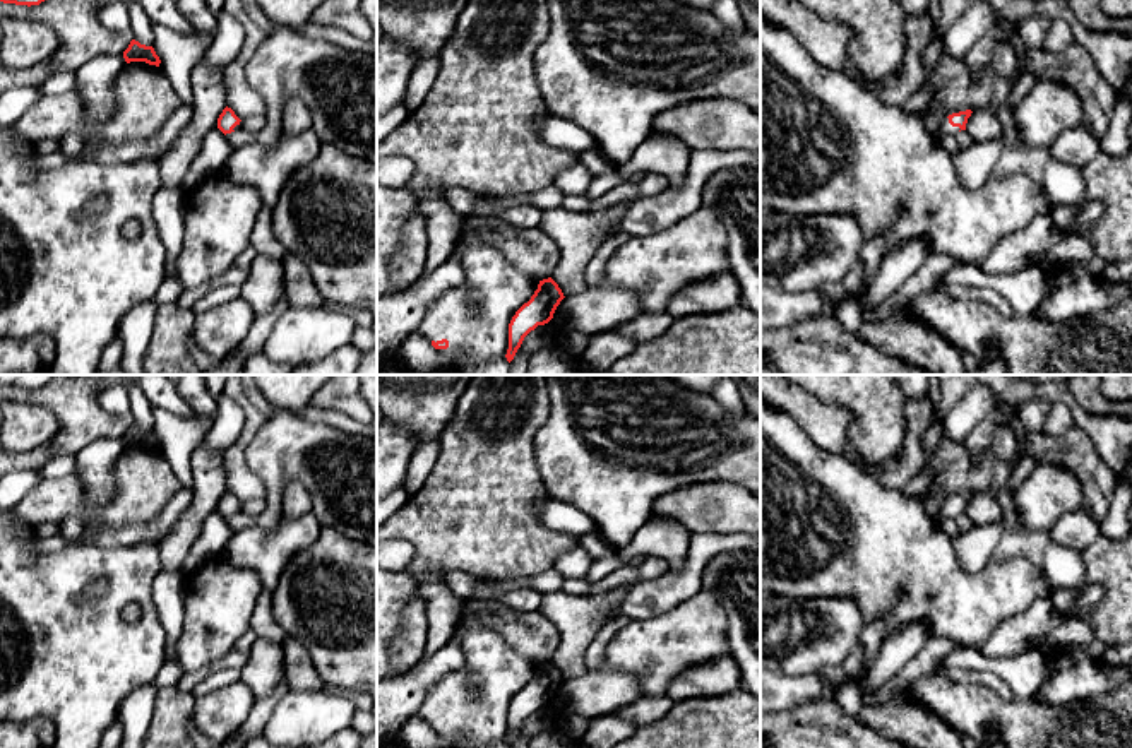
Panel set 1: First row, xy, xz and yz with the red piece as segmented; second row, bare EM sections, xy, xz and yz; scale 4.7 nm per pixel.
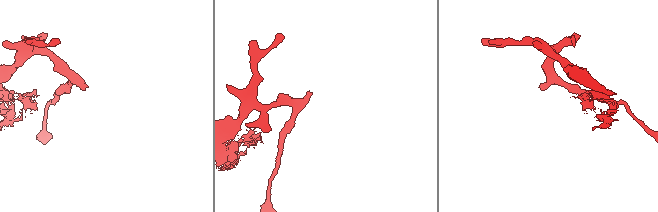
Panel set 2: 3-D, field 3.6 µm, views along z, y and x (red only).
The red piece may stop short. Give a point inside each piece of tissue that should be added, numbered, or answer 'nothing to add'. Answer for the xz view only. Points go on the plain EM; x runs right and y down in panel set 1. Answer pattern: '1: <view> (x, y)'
nothing to add

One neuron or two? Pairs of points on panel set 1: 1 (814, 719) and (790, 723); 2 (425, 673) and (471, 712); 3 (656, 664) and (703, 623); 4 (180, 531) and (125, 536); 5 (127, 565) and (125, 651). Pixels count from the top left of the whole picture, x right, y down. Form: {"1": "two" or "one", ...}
{"1": "one", "2": "two", "3": "one", "4": "two", "5": "one"}

